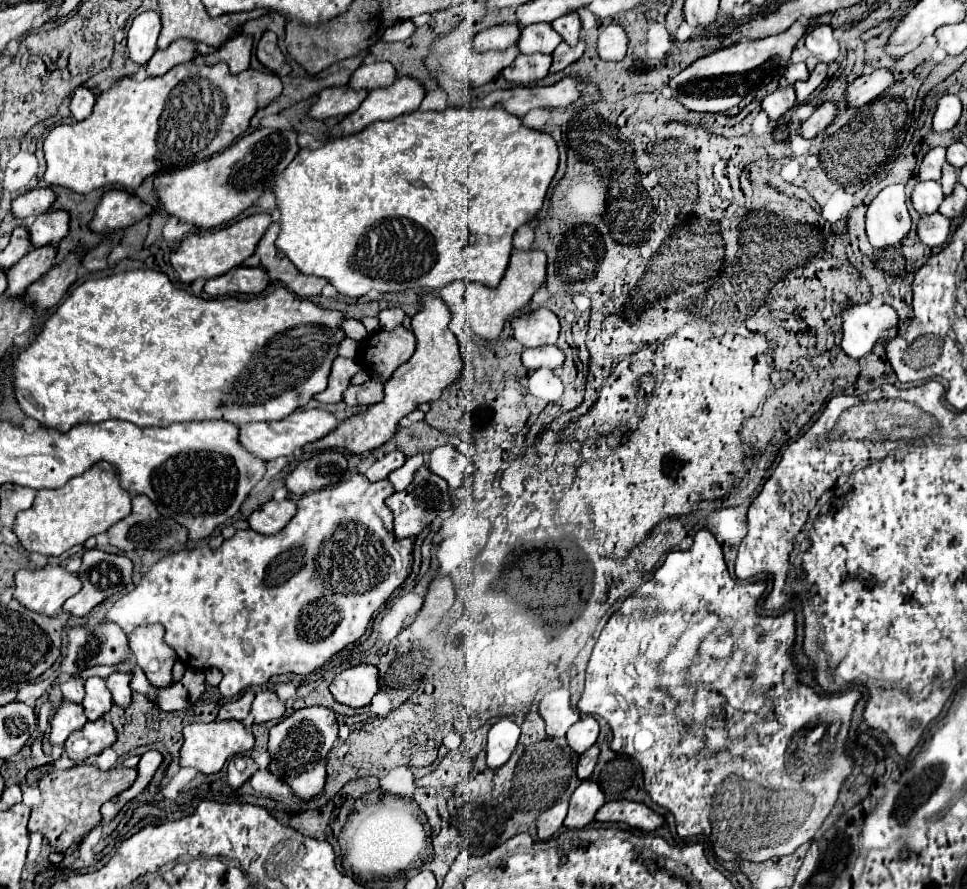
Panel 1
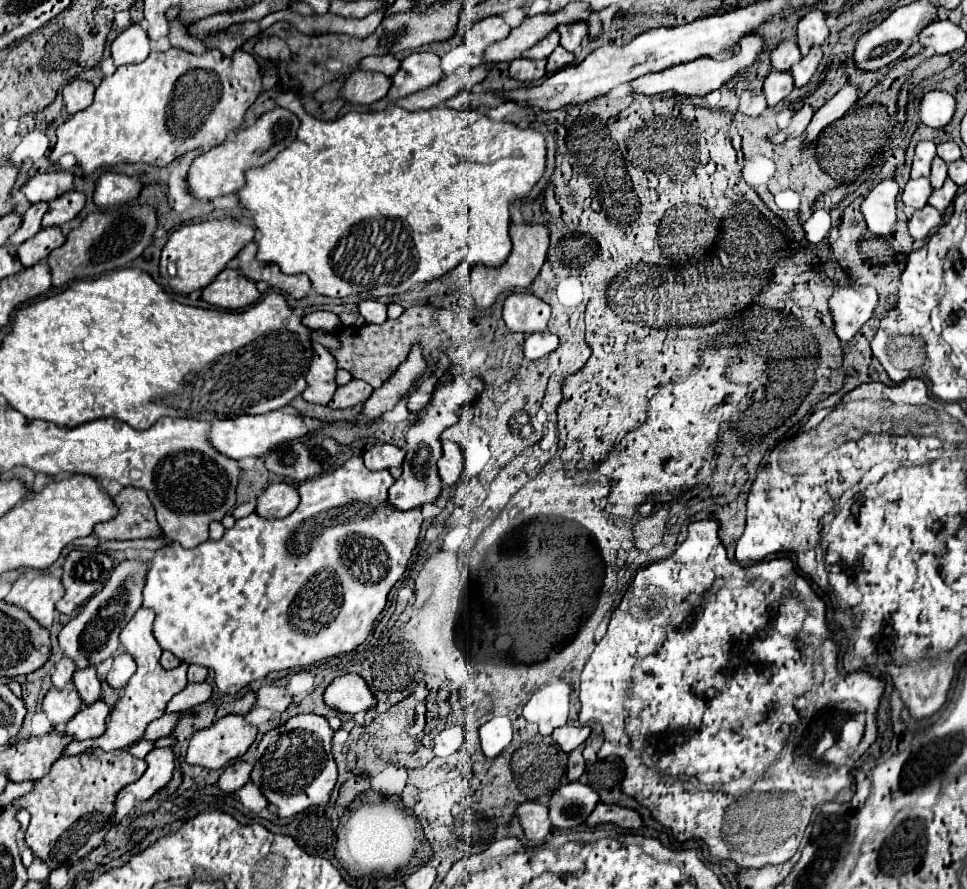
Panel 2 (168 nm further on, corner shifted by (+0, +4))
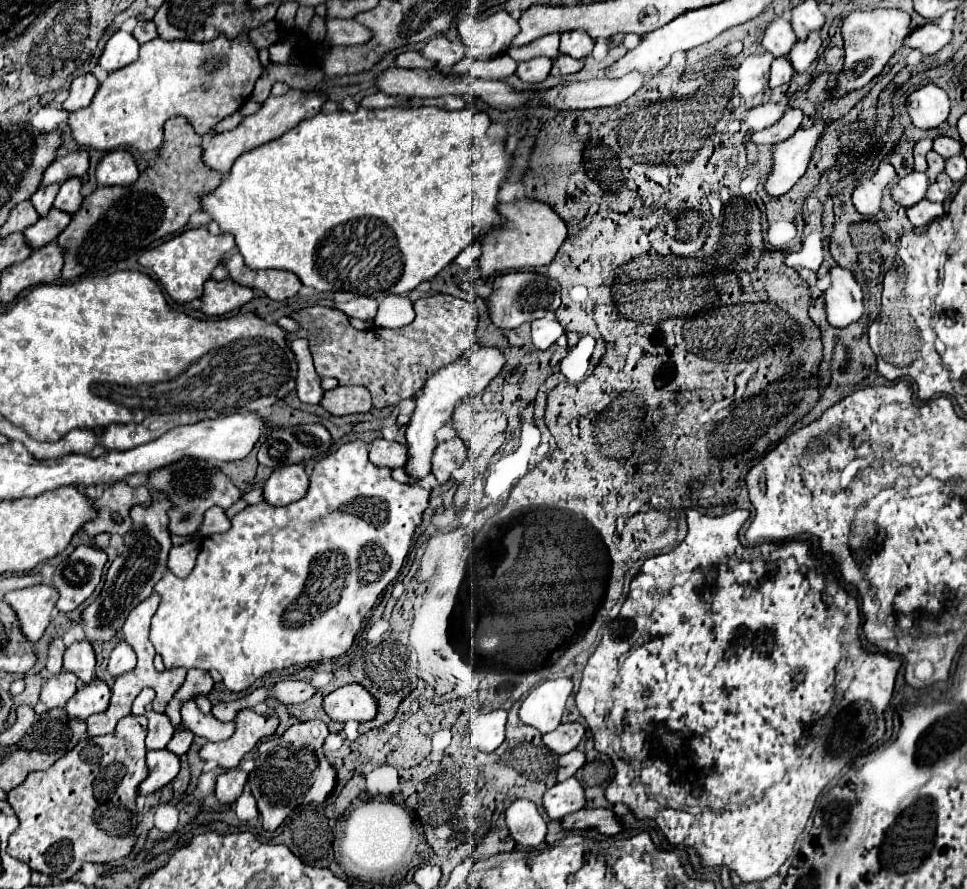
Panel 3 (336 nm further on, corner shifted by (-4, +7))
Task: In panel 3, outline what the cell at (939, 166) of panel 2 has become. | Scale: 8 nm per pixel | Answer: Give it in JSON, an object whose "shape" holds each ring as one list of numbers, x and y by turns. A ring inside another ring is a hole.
{"shape":[[931,150,931,152,927,154,927,166,929,166,929,168,927,168,927,176,929,176,929,180,933,182,933,180,937,178,937,174,941,174,941,172,943,172,945,160,943,160,937,152,933,152,933,150]]}

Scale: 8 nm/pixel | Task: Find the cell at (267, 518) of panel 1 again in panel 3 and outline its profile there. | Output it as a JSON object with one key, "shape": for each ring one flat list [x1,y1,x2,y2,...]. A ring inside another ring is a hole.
{"shape":[[303,462,275,470,263,486,263,496,271,506,285,506,307,494,309,476]]}

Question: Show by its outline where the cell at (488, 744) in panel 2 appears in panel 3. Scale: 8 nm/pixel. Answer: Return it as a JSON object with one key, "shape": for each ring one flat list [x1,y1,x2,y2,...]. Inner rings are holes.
{"shape":[[493,710,487,714,479,714,471,720,471,742,481,752,493,752,501,746,505,740,505,722,507,712,505,710]]}

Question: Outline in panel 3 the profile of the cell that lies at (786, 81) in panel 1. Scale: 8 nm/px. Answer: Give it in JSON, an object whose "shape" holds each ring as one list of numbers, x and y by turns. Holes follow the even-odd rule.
{"shape":[[777,18,777,20,769,22,769,26,765,28,765,36,763,36,761,44,773,56,787,56,789,50,793,48,795,40,797,40,797,36,793,34,791,24,785,18]]}

